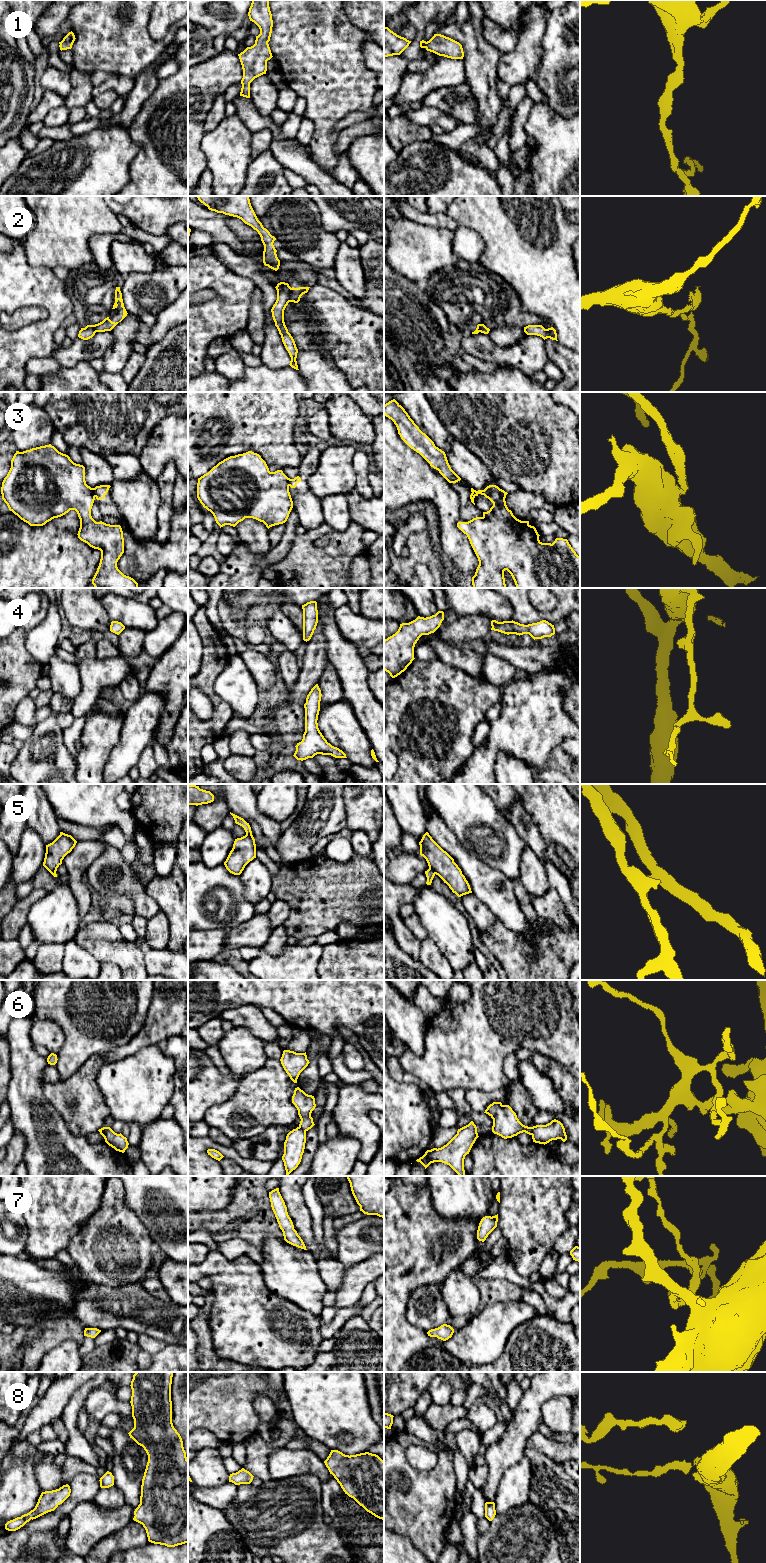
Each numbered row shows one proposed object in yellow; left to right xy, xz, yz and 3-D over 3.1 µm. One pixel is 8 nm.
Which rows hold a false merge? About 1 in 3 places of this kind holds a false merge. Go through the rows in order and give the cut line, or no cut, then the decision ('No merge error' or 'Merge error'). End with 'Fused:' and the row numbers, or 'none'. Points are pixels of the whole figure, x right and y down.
1: No split. No merge error
2: Split along xz (291, 288), (289, 301). Merge error
3: Split along xy (92, 488), (92, 493), (95, 496). Merge error
4: No split. No merge error
5: Split along yz (429, 868), (435, 873). Merge error
6: Split along yz (531, 1127), (532, 1134). Merge error
7: No split. No merge error
8: No split. No merge error
Fused: 2, 3, 5, 6

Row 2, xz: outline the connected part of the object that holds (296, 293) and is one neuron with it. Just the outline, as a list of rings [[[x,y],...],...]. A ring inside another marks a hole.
[[[310,287],[291,288],[289,295],[290,302],[298,303],[303,294],[307,293]]]

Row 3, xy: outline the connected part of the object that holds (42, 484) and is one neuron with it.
[[[51,444],[16,451],[11,468],[1,487],[2,499],[10,511],[30,526],[43,526],[54,518],[75,510],[80,519],[78,538],[90,547],[101,551],[101,559],[92,579],[95,588],[138,588],[138,583],[124,575],[117,562],[124,553],[123,531],[120,525],[96,522],[91,516],[95,500],[93,488],[85,481],[85,467],[74,463],[66,454],[59,452]]]

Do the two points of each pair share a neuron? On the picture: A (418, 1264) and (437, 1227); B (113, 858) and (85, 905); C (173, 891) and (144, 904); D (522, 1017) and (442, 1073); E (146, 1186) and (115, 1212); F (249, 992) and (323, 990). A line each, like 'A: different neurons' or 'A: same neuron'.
A: same neuron
B: different neurons
C: different neurons
D: same neuron
E: different neurons
F: same neuron

